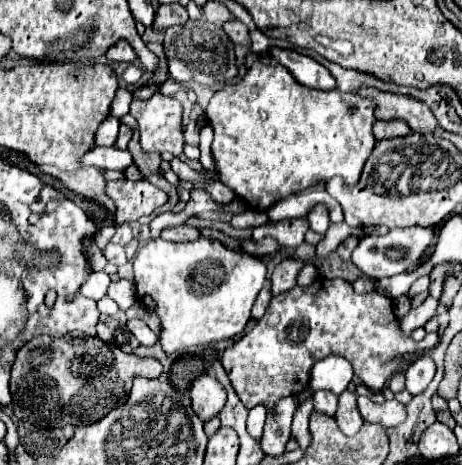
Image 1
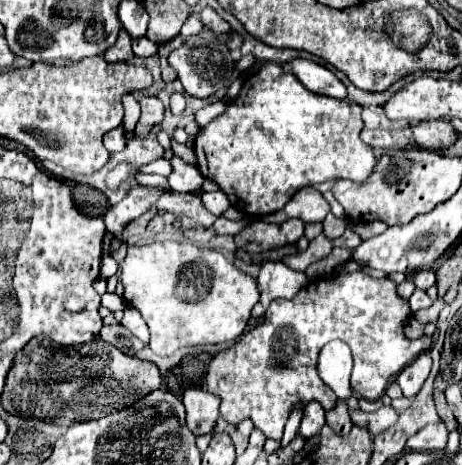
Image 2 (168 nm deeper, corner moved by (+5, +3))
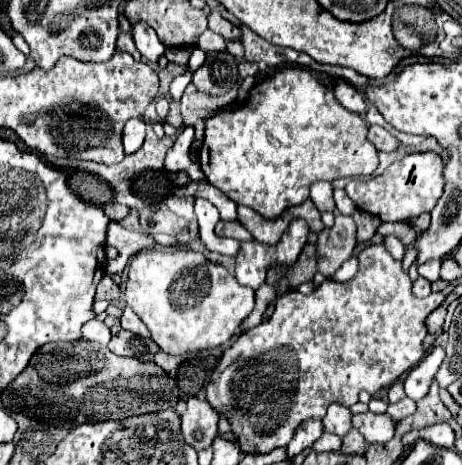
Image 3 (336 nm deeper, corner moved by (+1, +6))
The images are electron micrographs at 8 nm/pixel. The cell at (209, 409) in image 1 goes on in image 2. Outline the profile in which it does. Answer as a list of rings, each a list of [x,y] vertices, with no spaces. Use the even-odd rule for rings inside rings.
[[[187,387],[183,393],[183,405],[187,411],[187,427],[195,437],[213,433],[219,419],[219,397],[199,387]]]

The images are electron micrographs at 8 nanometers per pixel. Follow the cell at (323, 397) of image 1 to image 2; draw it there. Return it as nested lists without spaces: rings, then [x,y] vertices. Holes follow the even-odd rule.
[[[311,401],[303,409],[303,419],[301,419],[297,435],[303,439],[311,439],[323,429],[323,425],[325,425],[325,409],[317,401],[315,403]]]

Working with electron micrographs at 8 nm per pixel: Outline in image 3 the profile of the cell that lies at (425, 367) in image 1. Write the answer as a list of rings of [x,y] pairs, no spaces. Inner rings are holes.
[[[435,346],[431,352],[425,354],[425,358],[407,374],[405,378],[405,394],[411,398],[411,400],[421,400],[429,386],[431,386],[431,380],[433,376],[437,374],[441,362],[445,358],[445,350],[441,346]]]

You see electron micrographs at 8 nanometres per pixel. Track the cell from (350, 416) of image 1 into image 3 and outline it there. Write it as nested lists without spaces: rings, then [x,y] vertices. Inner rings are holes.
[[[341,404],[329,406],[329,410],[323,418],[323,426],[325,426],[325,432],[345,436],[351,430],[351,412],[349,412],[349,408],[345,408]]]

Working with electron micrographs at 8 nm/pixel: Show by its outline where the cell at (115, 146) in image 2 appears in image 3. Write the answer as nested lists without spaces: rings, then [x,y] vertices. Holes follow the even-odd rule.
[[[131,118],[125,128],[123,128],[123,148],[125,148],[125,154],[133,154],[141,148],[143,140],[145,140],[145,128],[147,124],[141,120],[141,118]]]

